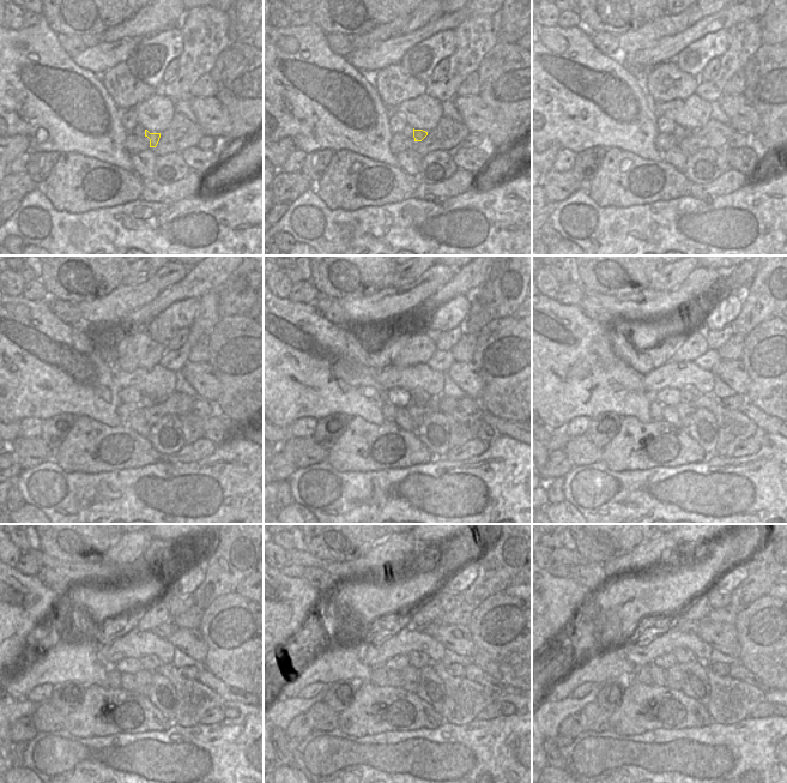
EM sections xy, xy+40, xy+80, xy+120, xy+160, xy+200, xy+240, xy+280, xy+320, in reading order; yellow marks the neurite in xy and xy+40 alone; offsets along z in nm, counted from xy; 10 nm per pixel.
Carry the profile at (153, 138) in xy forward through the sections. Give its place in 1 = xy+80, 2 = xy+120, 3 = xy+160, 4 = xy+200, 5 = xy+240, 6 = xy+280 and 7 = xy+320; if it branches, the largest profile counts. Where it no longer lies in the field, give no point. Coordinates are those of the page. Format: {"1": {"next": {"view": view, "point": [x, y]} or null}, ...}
{"1": {"next": {"view": "xy+80", "point": [686, 132]}}, "2": {"next": {"view": "xy+120", "point": [151, 399]}}, "3": {"next": {"view": "xy+160", "point": [421, 398]}}, "4": {"next": {"view": "xy+200", "point": [688, 395]}}, "5": {"next": {"view": "xy+240", "point": [151, 663]}}, "6": {"next": {"view": "xy+280", "point": [418, 660]}}, "7": {"next": {"view": "xy+320", "point": [683, 655]}}}

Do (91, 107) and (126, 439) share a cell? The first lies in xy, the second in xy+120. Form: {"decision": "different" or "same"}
{"decision": "different"}

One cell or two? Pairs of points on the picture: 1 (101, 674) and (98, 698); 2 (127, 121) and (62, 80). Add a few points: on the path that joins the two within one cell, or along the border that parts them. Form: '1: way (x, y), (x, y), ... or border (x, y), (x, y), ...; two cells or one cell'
1: border (88, 684), (109, 687); two cells
2: border (120, 110), (120, 120), (127, 132); two cells

